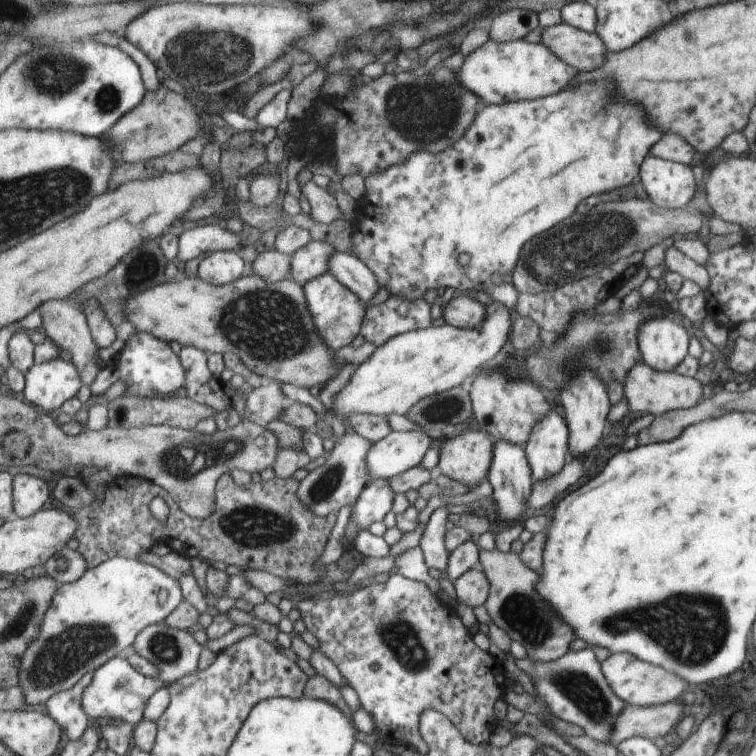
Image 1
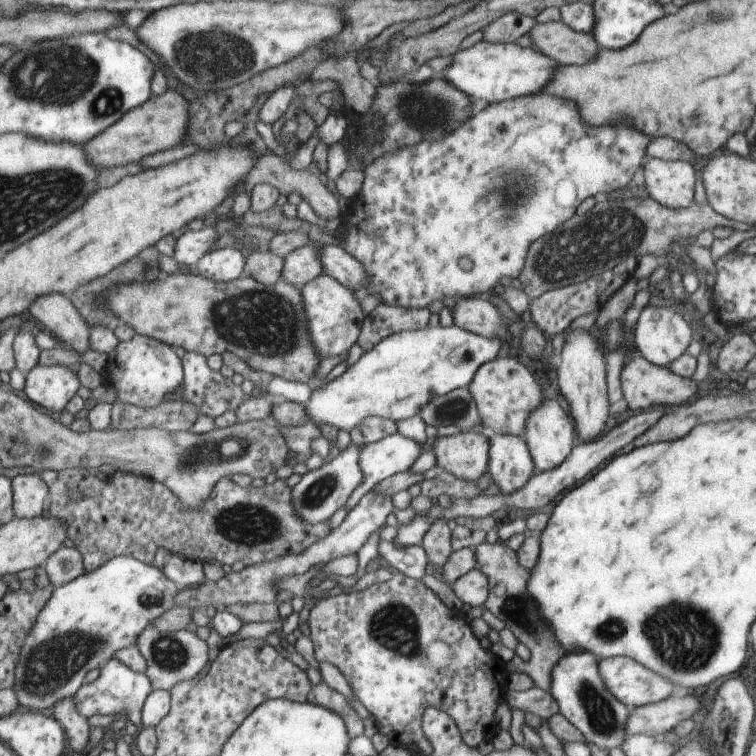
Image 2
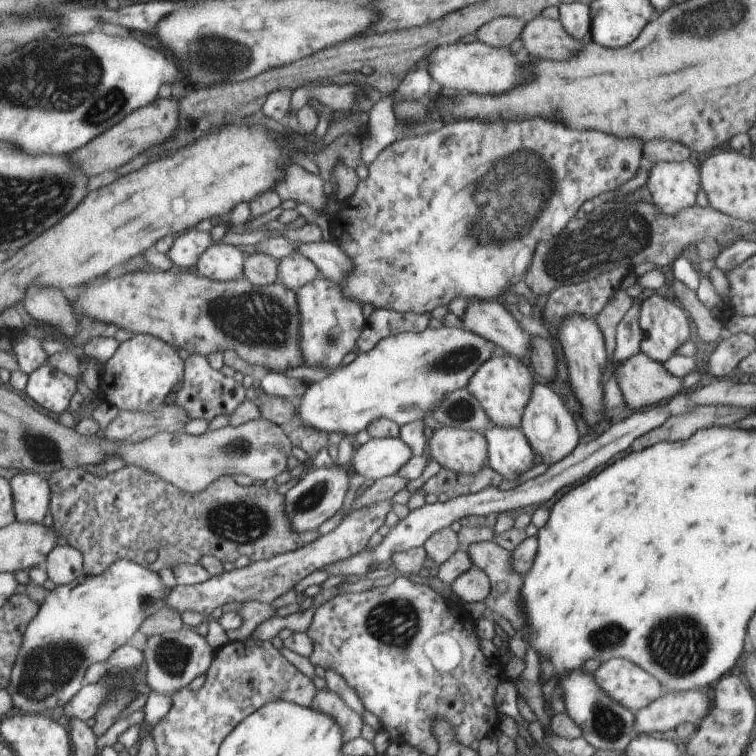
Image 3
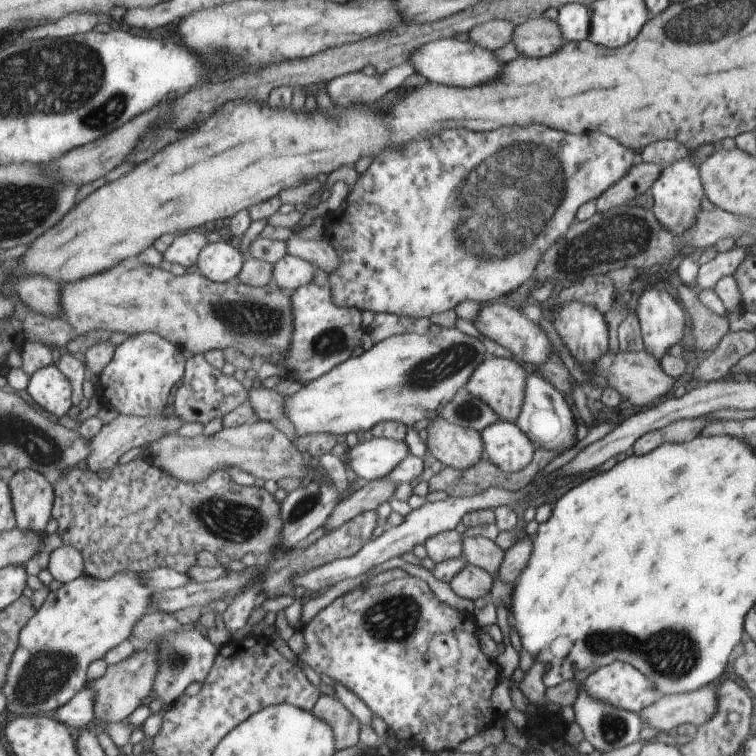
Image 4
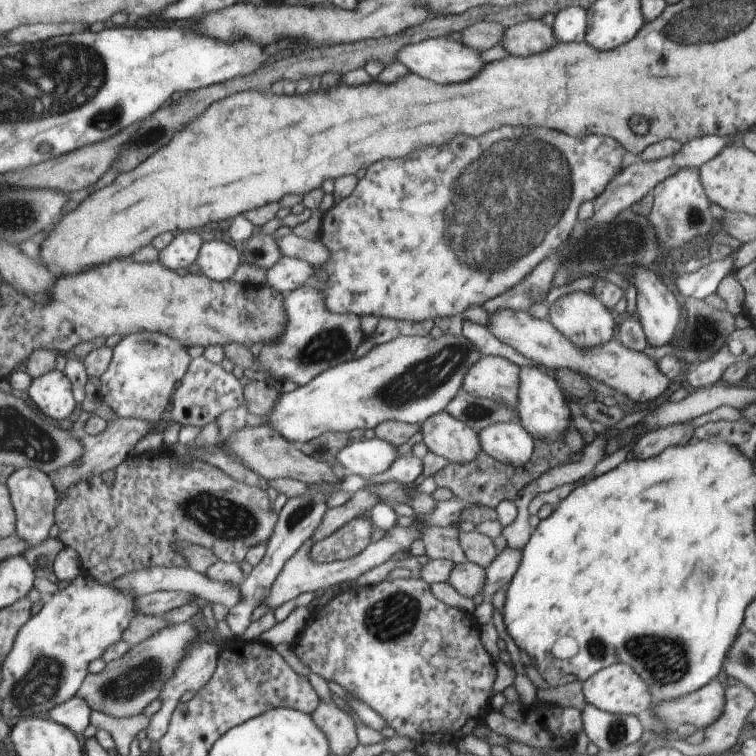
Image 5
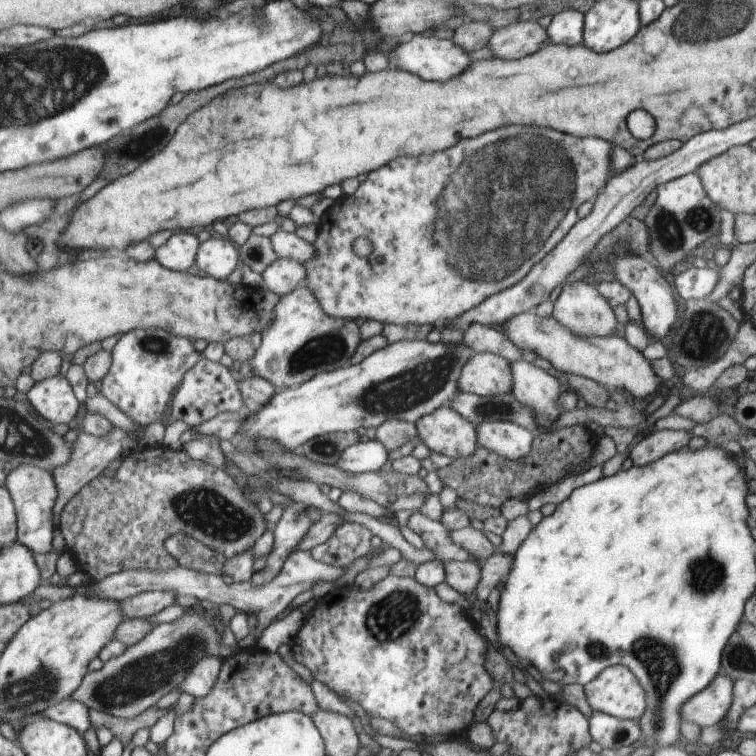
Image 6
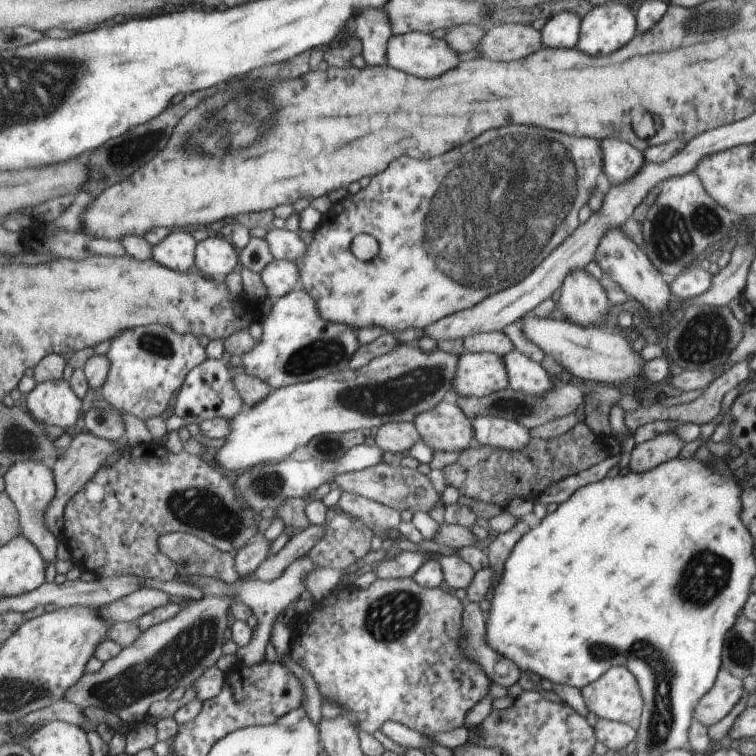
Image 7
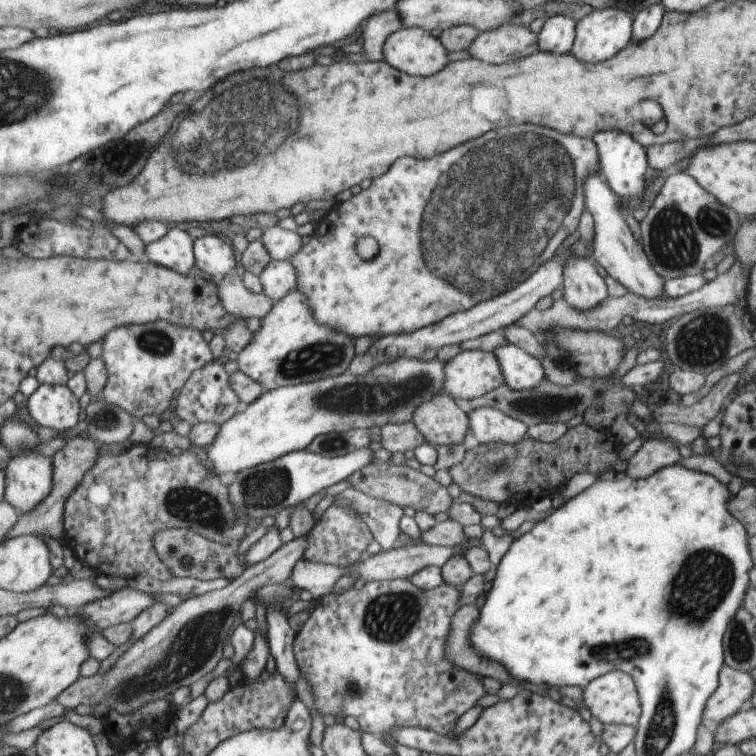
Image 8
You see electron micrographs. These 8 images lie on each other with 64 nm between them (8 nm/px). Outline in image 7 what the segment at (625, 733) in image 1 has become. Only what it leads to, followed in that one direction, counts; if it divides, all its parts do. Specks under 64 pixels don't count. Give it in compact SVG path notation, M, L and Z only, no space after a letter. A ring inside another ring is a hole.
M725 669L720 670L713 688L694 706L695 722L709 727L719 722L742 696L742 680Z

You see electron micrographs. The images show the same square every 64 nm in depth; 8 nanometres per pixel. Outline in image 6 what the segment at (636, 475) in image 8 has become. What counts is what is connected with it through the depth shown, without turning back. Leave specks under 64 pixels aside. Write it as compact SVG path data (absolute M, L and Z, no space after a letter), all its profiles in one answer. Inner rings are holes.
M662 429L645 435L630 451L633 465L643 466L660 459L668 452L683 450L691 438L685 429Z

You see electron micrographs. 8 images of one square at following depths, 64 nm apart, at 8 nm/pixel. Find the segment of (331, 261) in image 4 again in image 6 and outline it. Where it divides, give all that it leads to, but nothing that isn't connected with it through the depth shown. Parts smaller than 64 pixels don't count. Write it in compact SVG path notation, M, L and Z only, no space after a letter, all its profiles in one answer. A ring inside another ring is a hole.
M278 228L269 238L279 259L295 259L306 263L316 255L315 247L295 233L286 233Z

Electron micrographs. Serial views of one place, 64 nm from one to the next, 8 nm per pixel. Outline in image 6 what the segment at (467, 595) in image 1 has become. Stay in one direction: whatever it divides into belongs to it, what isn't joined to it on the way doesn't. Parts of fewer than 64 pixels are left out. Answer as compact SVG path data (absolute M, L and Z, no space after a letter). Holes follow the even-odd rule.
M440 561L444 564L444 581L462 595L471 594L480 579L480 565L475 561Z

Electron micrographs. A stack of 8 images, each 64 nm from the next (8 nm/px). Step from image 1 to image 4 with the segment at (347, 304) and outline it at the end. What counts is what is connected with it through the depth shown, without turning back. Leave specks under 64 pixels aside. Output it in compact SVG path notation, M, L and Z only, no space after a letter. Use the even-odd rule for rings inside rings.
M312 282L304 284L291 292L291 310L293 318L292 342L288 354L280 359L282 366L293 368L301 384L307 384L321 377L334 366L352 356L353 348L361 342L361 322L359 309L340 307L332 301L328 285L319 286Z

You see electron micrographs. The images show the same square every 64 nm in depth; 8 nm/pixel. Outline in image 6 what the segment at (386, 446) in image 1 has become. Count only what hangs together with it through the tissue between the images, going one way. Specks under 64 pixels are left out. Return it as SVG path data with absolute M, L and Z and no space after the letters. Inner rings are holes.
M377 440L357 441L342 450L335 467L348 473L372 473L388 466L388 450Z

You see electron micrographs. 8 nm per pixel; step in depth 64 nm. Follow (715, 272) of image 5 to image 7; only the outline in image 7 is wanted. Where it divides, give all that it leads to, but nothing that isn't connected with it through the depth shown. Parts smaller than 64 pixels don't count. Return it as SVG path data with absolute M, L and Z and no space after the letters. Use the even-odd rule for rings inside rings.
M705 266L687 269L675 277L670 289L675 293L677 300L693 299L703 294L712 283L712 275Z

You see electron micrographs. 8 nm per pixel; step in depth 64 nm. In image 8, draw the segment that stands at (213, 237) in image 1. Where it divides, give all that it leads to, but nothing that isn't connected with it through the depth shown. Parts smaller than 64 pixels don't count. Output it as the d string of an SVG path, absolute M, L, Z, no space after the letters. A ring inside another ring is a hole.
M171 228L159 240L147 243L145 260L182 275L193 266L191 238L179 228Z

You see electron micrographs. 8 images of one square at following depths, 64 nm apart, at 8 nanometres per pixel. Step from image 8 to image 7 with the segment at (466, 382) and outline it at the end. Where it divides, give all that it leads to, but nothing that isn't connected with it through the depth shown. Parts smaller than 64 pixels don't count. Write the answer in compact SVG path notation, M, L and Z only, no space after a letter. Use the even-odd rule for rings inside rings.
M464 351L458 358L451 388L458 396L486 397L507 388L508 376L500 356Z

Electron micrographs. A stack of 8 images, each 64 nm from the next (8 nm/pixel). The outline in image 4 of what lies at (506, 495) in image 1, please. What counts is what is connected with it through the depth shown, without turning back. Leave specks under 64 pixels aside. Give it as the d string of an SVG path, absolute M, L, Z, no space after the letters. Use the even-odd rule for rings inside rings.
M497 420L480 433L488 461L504 473L525 469L533 460L533 441L515 423Z

